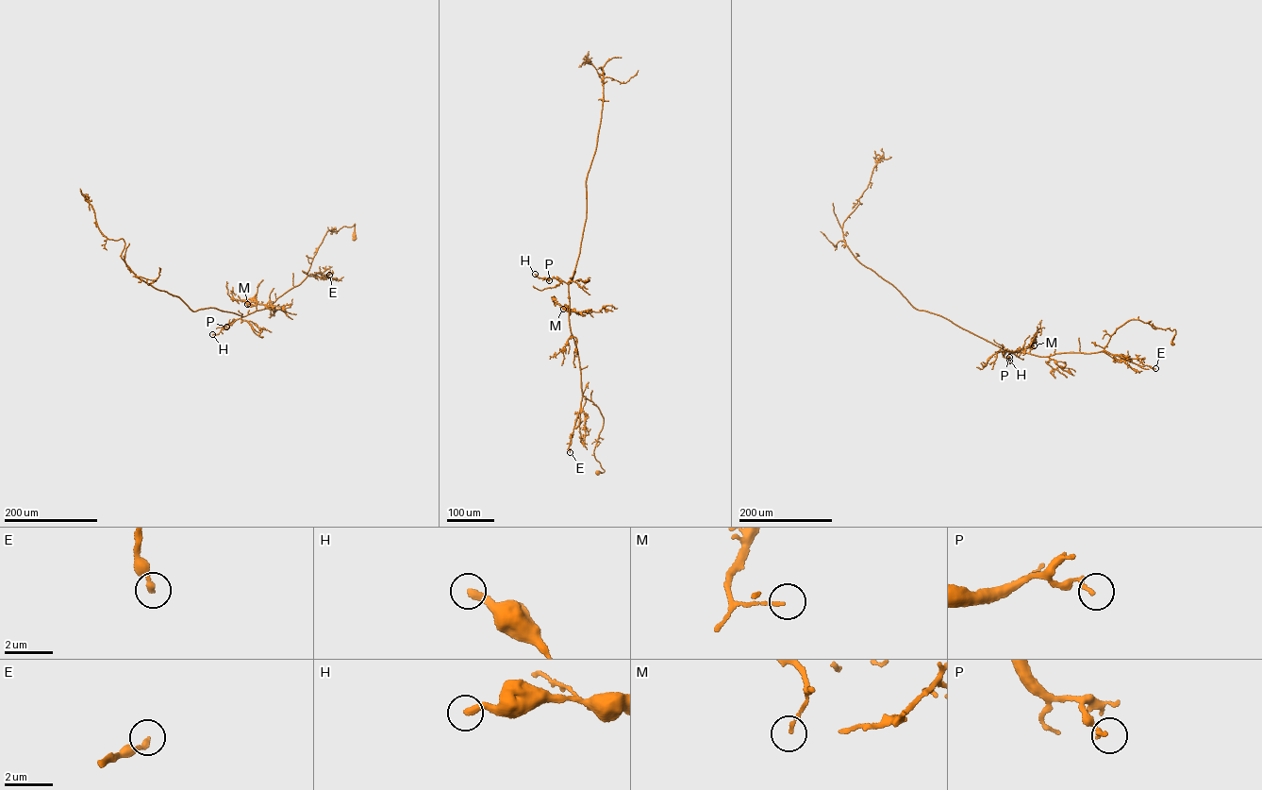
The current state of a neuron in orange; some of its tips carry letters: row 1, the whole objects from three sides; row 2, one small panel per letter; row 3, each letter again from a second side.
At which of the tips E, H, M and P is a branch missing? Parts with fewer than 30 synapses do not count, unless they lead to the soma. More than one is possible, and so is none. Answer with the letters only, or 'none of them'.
none of them

